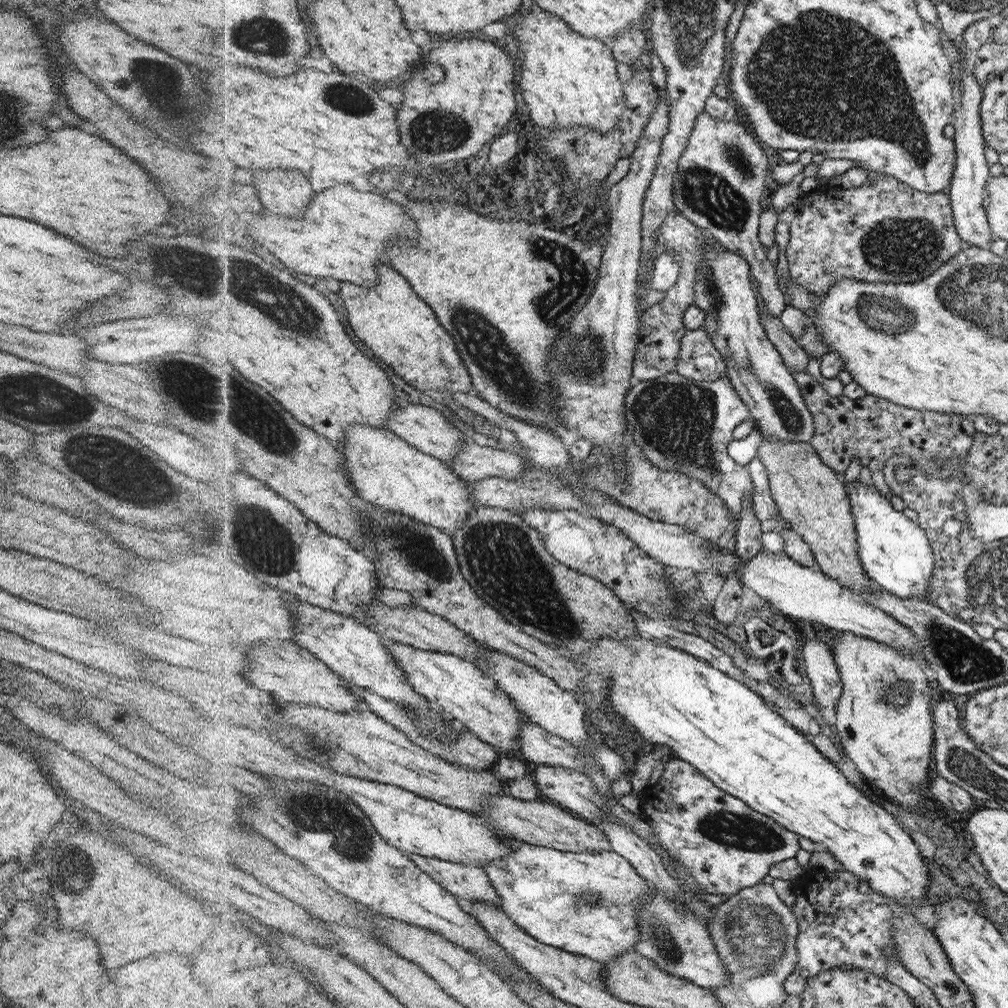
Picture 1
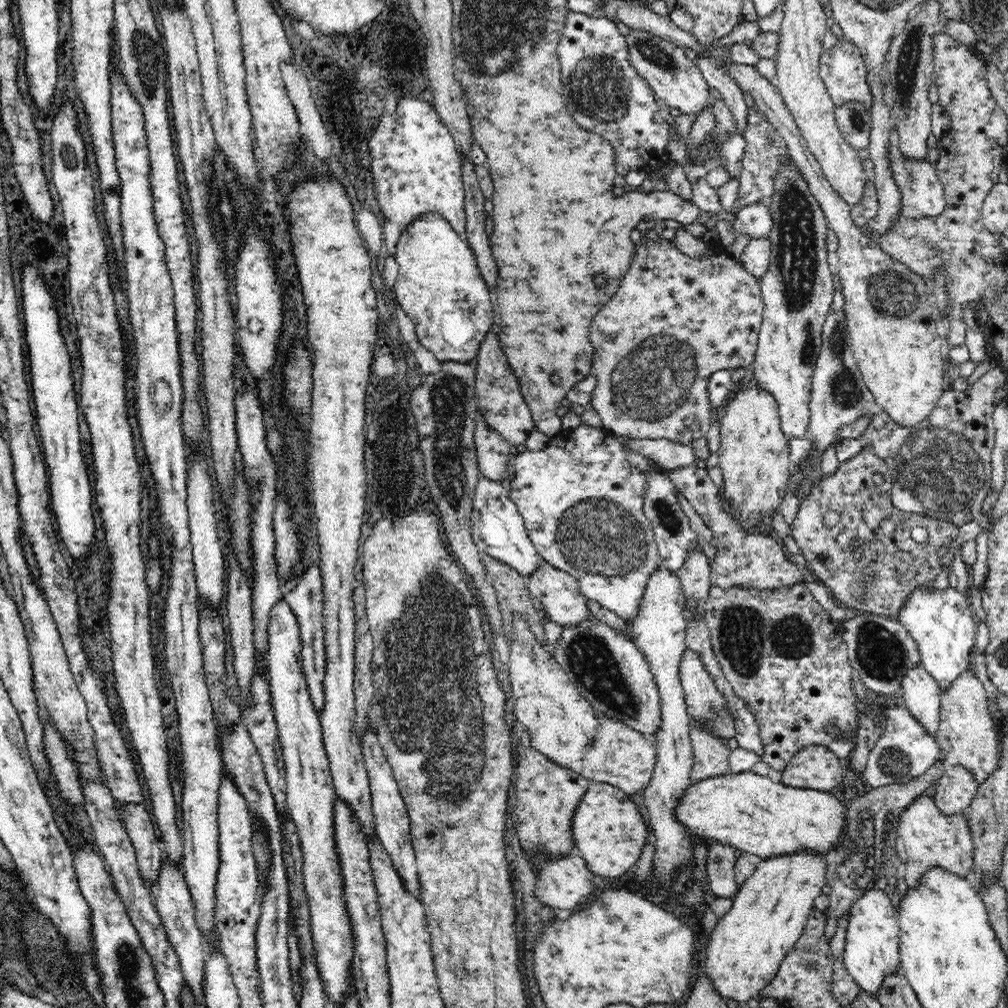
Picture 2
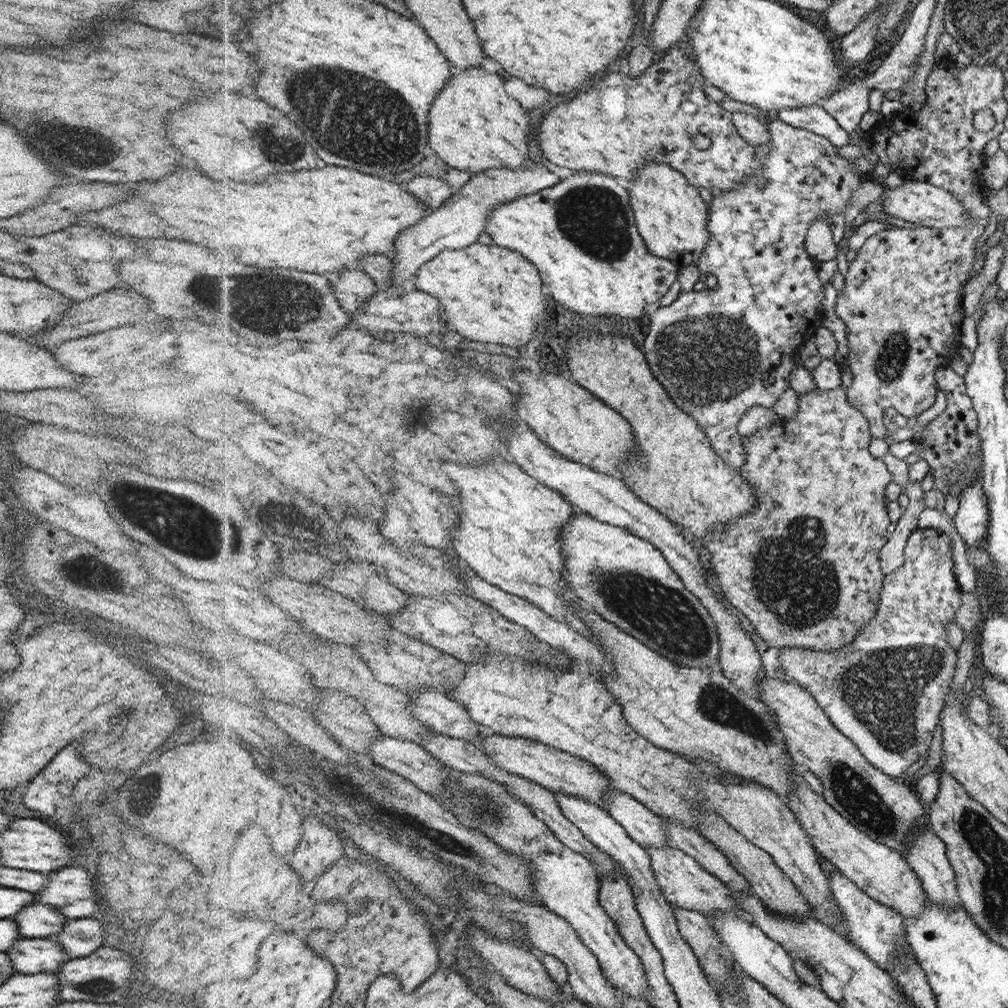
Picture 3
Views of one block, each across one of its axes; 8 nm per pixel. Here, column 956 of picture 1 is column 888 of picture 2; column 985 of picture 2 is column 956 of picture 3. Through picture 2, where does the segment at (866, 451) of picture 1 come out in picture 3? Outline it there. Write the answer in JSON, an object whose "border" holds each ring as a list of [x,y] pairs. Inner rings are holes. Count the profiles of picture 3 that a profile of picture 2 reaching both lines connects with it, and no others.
{"border":[[[944,366],[944,370],[940,370],[940,374],[936,374],[936,378],[940,378],[940,391],[946,397],[946,409],[922,430],[922,438],[920,438],[919,442],[916,442],[920,446],[913,453],[920,454],[919,460],[924,460],[930,466],[927,476],[932,474],[934,489],[941,490],[944,495],[952,492],[956,498],[960,498],[966,488],[974,486],[983,476],[982,442],[979,439],[979,416],[975,410],[974,402],[967,396],[966,384],[962,376],[956,374],[950,366]]]}

